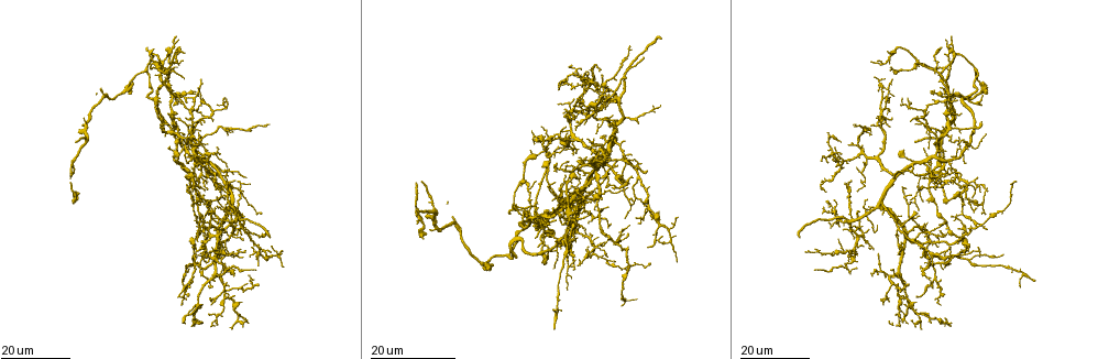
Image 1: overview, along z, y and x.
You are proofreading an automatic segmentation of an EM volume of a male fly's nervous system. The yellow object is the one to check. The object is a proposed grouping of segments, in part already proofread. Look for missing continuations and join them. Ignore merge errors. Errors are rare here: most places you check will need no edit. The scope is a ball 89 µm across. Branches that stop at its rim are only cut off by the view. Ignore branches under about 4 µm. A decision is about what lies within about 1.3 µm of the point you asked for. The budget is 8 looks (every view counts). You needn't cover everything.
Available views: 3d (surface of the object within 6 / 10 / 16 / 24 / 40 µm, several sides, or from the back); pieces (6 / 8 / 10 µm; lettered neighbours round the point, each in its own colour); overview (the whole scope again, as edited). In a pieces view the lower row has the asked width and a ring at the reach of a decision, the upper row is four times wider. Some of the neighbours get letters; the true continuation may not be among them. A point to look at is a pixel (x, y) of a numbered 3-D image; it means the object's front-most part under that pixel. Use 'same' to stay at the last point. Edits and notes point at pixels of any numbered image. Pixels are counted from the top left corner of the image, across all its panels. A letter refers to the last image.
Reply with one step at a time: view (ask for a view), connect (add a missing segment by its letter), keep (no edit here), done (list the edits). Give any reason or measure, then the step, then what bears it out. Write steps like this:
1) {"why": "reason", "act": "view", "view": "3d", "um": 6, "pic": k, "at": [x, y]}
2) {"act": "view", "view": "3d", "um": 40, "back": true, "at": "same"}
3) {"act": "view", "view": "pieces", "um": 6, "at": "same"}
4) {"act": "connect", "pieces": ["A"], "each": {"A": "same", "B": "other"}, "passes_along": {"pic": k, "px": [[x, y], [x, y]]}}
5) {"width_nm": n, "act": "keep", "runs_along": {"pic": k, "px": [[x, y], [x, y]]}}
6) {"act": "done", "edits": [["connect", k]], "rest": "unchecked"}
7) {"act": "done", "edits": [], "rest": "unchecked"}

{"why": "an open end", "act": "view", "view": "3d", "um": 24, "pic": 1, "at": [982, 120]}

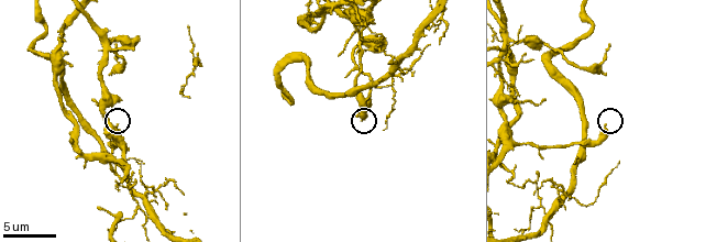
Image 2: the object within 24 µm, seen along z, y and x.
{"act": "view", "view": "pieces", "um": 8, "pic": 2, "at": [605, 124]}

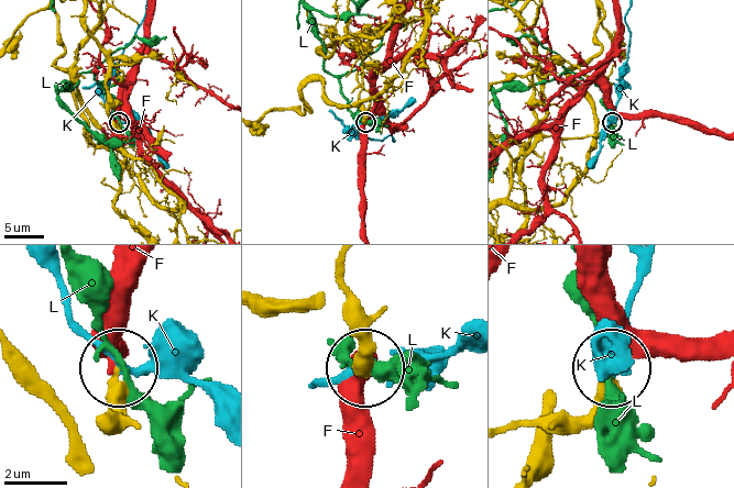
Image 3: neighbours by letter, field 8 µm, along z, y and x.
{"width_nm": 330, "act": "keep", "each": {"F": "other", "K": "other", "L": "other"}, "runs_along": {"pic": 3, "px": [[102, 426], [119, 374]]}, "found": "none of them fits"}

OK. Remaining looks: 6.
{"why": "long arm stops here", "act": "view", "view": "3d", "um": 24, "pic": 1, "at": [574, 237]}

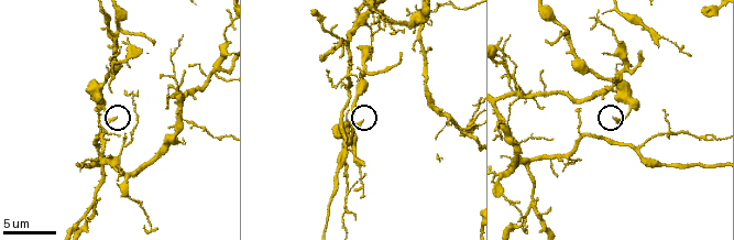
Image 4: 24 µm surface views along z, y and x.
{"why": "zoom in", "act": "view", "view": "3d", "um": 10, "pic": 4, "at": [117, 120]}

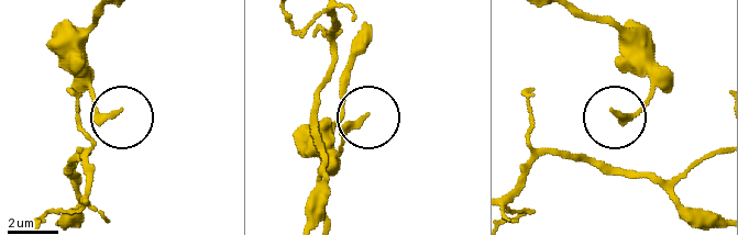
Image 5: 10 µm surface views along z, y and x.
{"why": "what lies round it", "act": "view", "view": "pieces", "um": 10, "pic": 5, "at": [117, 113]}

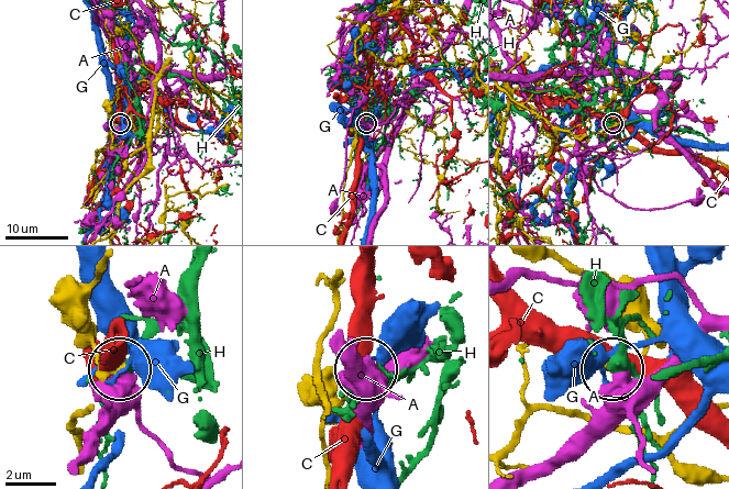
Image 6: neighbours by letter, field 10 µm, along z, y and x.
{"width_nm": 200, "act": "keep", "each": {"A": "other", "C": "other", "G": "other", "H": "other"}, "found": "no lettered segment goes on from it"}

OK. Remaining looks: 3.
{"why": "an open end", "act": "view", "view": "3d", "um": 16, "pic": 1, "at": [257, 286]}

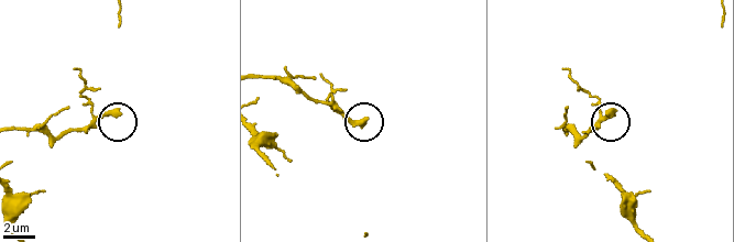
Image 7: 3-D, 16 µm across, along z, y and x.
{"act": "view", "view": "pieces", "um": 10, "pic": 7, "at": [366, 119]}

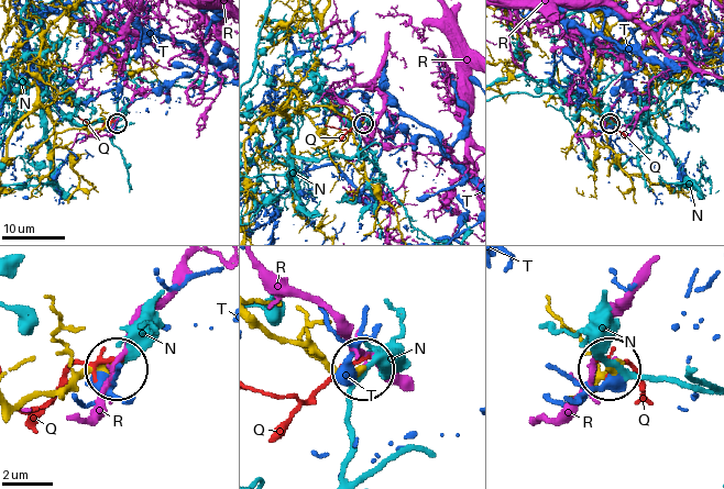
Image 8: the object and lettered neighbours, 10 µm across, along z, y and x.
{"act": "keep", "each": {"N": "other", "Q": "other", "R": "other", "T": "other"}, "runs_along": {"pic": 8, "px": [[260, 326], [305, 341], [336, 366], [359, 370]]}, "found": "no lettered segment goes on from it"}

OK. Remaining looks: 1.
{"why": "free end", "act": "view", "view": "pieces", "um": 10, "pic": 4, "at": [546, 40]}

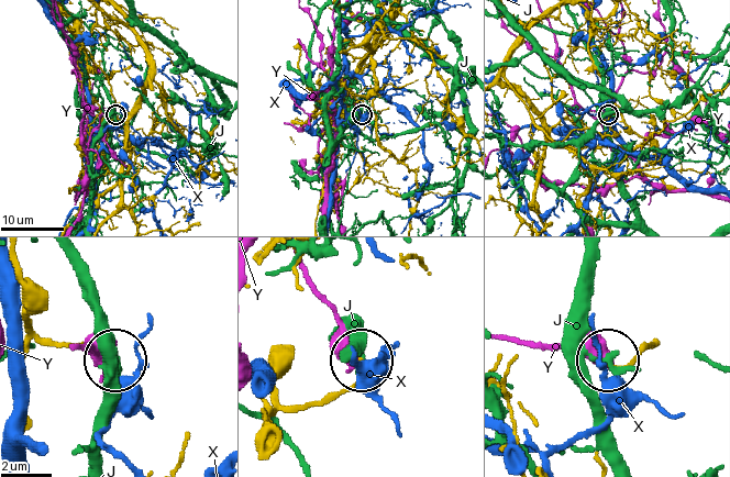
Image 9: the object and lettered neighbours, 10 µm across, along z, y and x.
{"act": "keep", "each": {"J": "other", "X": "other", "Y": "other"}, "found": "none of them fits"}

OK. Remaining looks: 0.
{"act": "done", "edits": [], "rest": "unchecked"}

